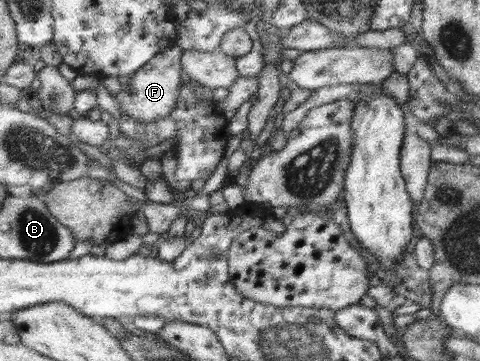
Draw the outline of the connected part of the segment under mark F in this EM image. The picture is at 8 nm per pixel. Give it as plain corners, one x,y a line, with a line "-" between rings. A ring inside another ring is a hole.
179,44
169,47
131,76
130,82
122,86
121,92
115,96
115,100
120,104
122,116
129,115
140,123
150,123
171,114
181,96
183,86
183,53
184,50

